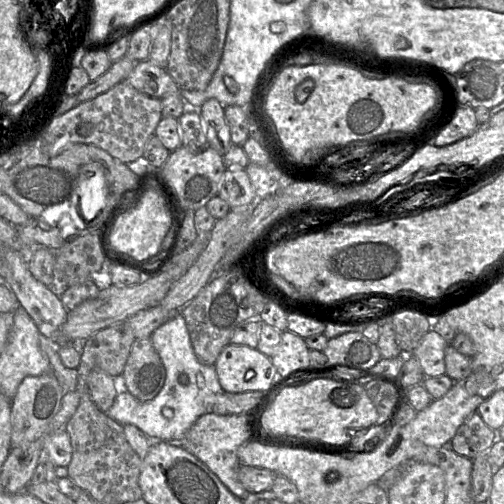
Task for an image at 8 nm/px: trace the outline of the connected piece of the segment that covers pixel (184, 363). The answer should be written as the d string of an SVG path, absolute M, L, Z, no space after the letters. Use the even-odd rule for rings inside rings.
M181 312L154 330L150 340L166 371L162 389L152 400L146 402L139 401L128 391L118 393L106 414L122 425L137 426L149 438L157 437L162 441L180 442L196 420L206 414L206 407L213 403L217 394L222 394L224 390L219 383L215 364L205 365L198 360L191 344L185 318ZM180 373L188 375L187 385L178 382Z

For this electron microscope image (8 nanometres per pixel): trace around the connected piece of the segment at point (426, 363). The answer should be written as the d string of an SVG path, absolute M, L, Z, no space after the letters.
M430 329L414 349L413 355L419 360L425 377L445 373L444 352L448 342L434 329Z

